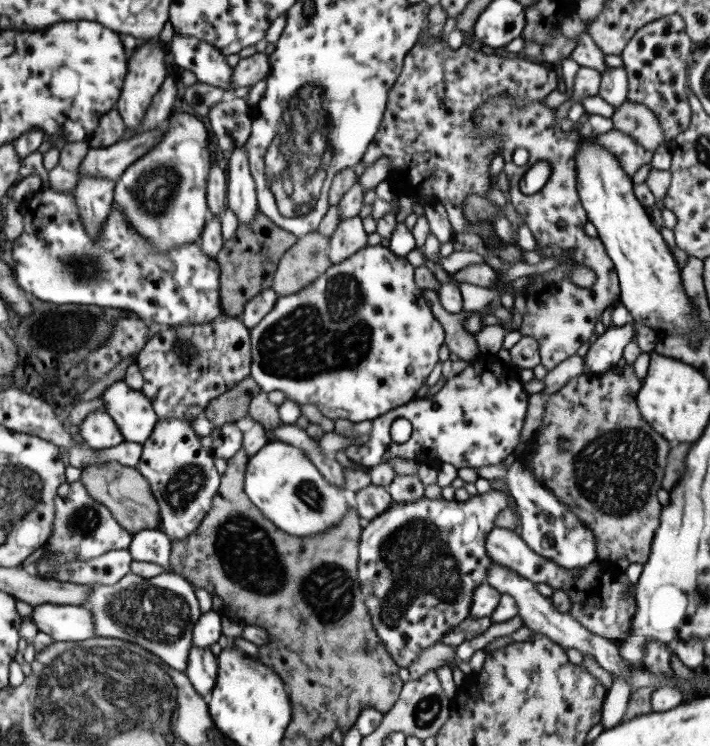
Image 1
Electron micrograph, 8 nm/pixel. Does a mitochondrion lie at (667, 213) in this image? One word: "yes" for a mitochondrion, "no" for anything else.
no

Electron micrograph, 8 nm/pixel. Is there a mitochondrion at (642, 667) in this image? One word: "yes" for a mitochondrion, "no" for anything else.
no

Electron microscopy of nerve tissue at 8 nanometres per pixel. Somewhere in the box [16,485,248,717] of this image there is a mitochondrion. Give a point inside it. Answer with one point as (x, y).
(155, 614)

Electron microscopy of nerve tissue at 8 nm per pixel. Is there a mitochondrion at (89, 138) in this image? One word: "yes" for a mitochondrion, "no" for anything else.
no

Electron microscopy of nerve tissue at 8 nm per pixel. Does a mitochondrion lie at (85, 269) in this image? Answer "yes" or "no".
yes

